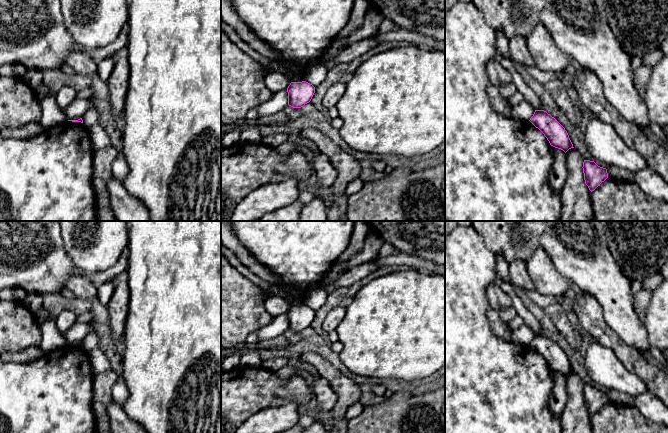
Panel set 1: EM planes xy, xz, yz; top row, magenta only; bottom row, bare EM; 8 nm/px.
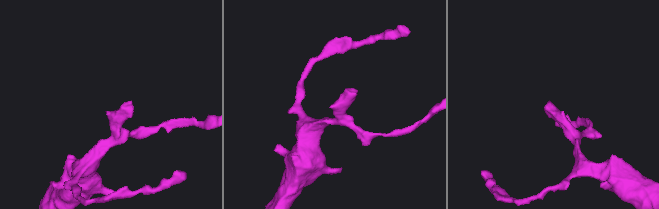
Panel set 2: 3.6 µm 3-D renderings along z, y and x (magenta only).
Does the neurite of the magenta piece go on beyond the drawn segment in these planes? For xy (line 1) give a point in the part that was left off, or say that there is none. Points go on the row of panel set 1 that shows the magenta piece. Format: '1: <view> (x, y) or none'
1: none

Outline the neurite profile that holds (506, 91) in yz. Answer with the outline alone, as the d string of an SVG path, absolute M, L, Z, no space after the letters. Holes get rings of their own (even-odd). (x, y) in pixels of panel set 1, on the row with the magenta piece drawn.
M513 83L502 85L498 87L498 90L503 98L506 100L509 99L511 96L513 96L517 92L517 88Z

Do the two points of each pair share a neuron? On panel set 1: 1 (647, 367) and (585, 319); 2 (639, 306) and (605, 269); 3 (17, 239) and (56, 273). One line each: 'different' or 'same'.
1: same
2: different
3: same

